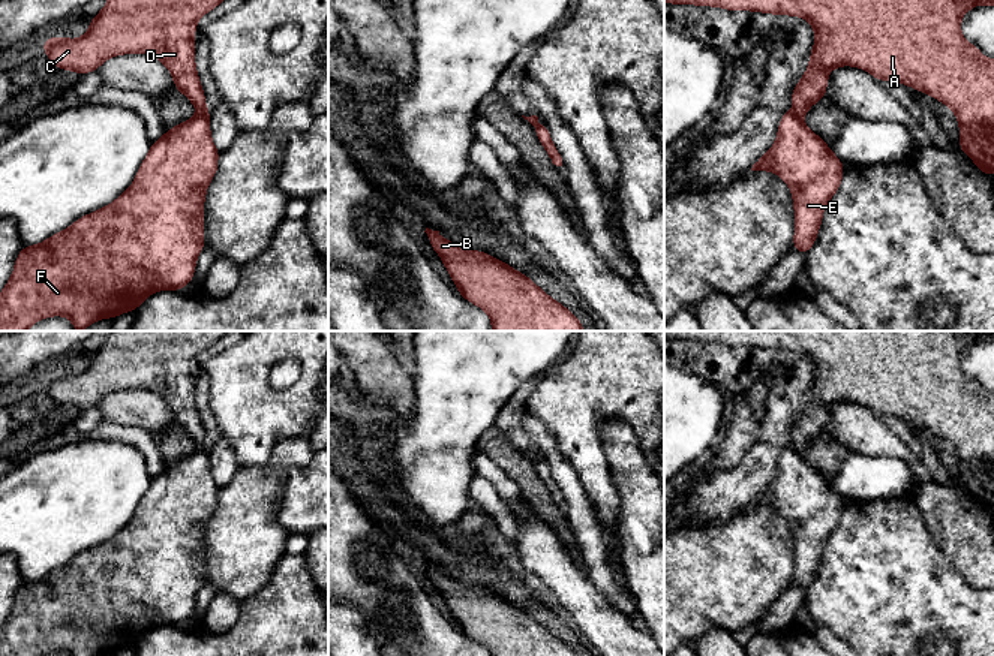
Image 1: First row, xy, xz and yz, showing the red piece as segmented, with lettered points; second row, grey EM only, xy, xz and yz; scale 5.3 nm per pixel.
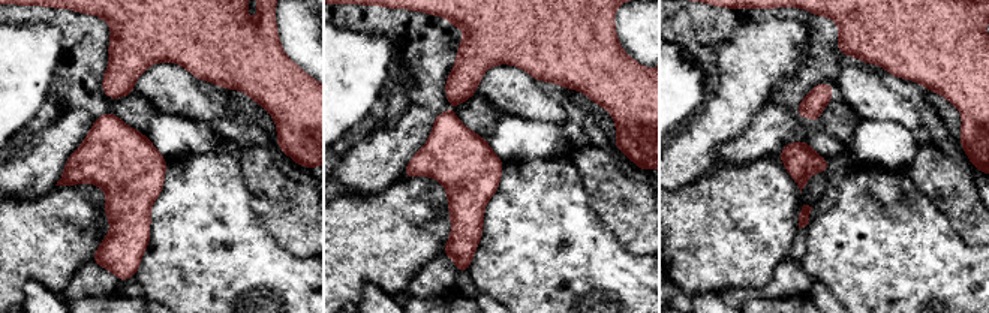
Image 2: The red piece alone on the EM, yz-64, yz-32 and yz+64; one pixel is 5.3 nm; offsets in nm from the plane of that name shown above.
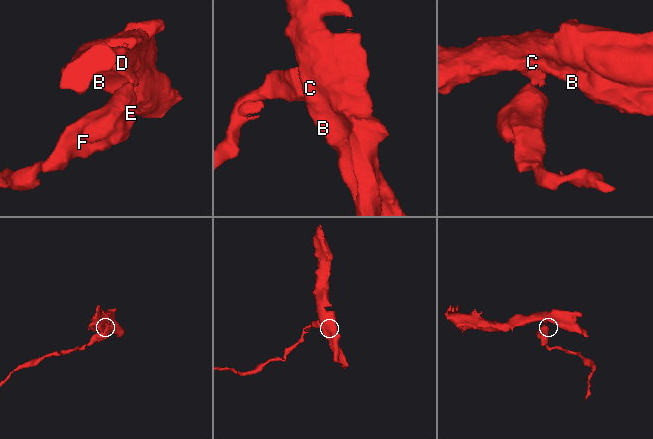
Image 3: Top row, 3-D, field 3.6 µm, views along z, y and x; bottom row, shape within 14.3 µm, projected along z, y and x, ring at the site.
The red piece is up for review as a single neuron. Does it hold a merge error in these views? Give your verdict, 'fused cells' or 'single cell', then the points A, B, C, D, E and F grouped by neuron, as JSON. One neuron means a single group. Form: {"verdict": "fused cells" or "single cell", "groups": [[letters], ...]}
{"verdict": "fused cells", "groups": [["A", "B", "C", "D"], ["E", "F"]]}

